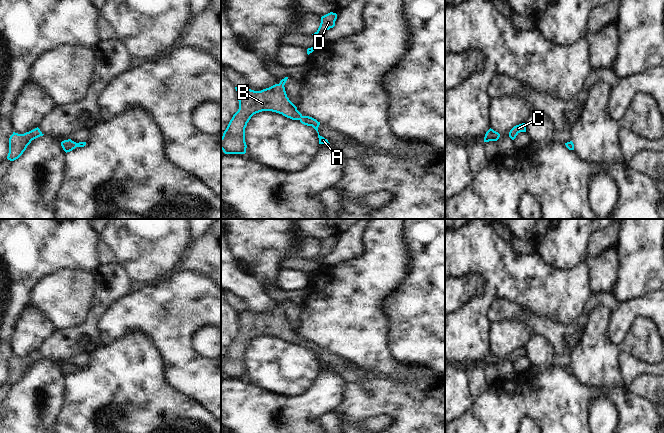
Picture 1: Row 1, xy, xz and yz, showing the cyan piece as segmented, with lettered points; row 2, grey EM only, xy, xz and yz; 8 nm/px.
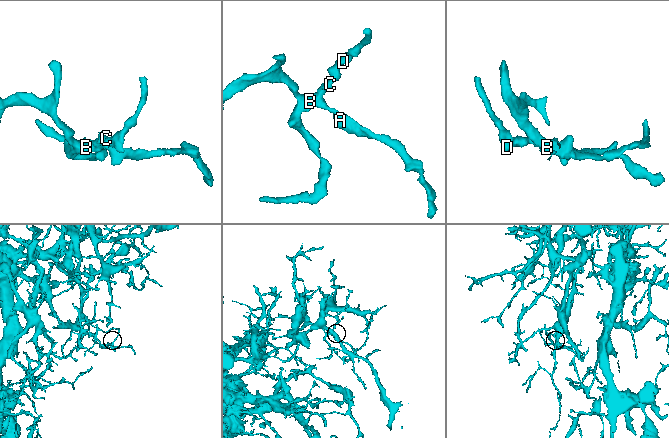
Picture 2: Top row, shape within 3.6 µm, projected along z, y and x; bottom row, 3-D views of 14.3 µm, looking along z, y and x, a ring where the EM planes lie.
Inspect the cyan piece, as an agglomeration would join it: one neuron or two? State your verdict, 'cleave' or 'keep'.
keep

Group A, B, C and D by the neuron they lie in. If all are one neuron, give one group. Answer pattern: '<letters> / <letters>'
A B C D

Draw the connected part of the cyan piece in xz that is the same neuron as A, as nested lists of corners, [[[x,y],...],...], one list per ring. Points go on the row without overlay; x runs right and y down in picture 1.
[[[285,301],[279,308],[275,308],[261,315],[235,311],[238,319],[239,333],[233,339],[221,361],[221,373],[225,378],[245,378],[245,352],[251,341],[262,335],[272,335],[292,344],[299,344],[302,348],[312,350],[318,357],[319,368],[329,367],[319,359],[320,346],[316,343],[303,340],[297,331],[289,324],[285,315]]]

